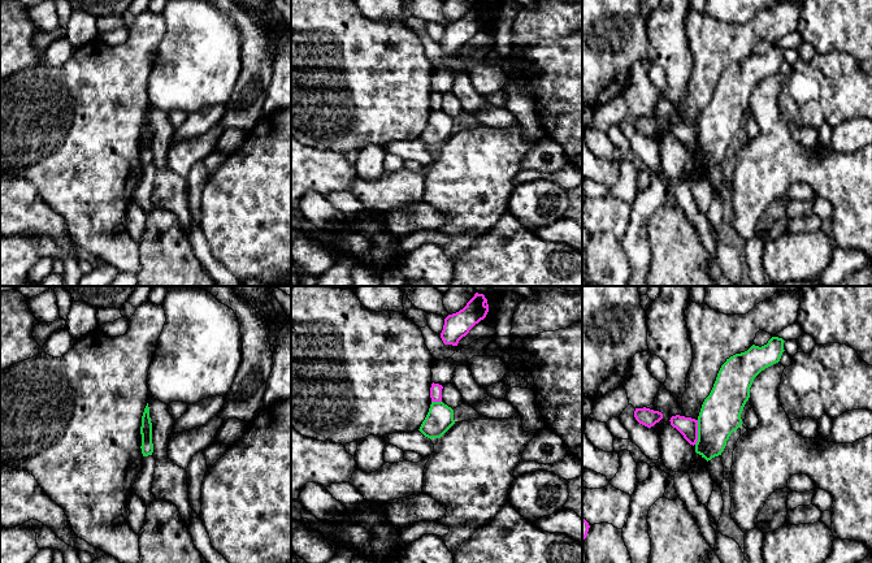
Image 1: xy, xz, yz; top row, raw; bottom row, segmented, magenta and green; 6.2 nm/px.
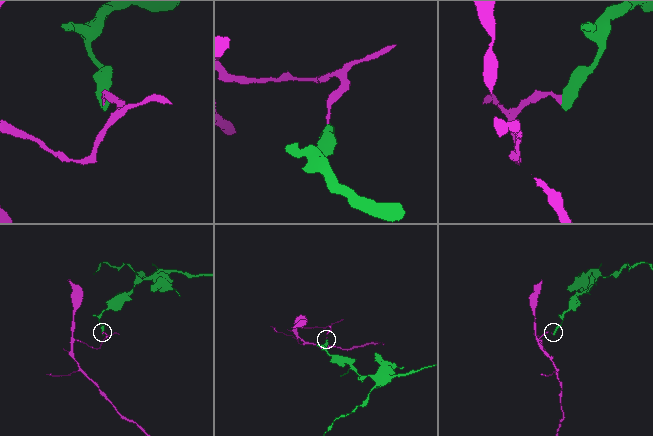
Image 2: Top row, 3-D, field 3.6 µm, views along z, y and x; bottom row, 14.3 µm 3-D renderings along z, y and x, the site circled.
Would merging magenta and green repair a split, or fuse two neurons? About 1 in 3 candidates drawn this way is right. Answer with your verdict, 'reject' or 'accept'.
reject

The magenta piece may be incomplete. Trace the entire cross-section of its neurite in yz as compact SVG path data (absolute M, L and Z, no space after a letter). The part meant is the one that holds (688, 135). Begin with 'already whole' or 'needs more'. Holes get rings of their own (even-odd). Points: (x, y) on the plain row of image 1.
already whole; M672 125L671 134L676 137L684 147L690 152L695 153L698 150L698 129L685 125Z

